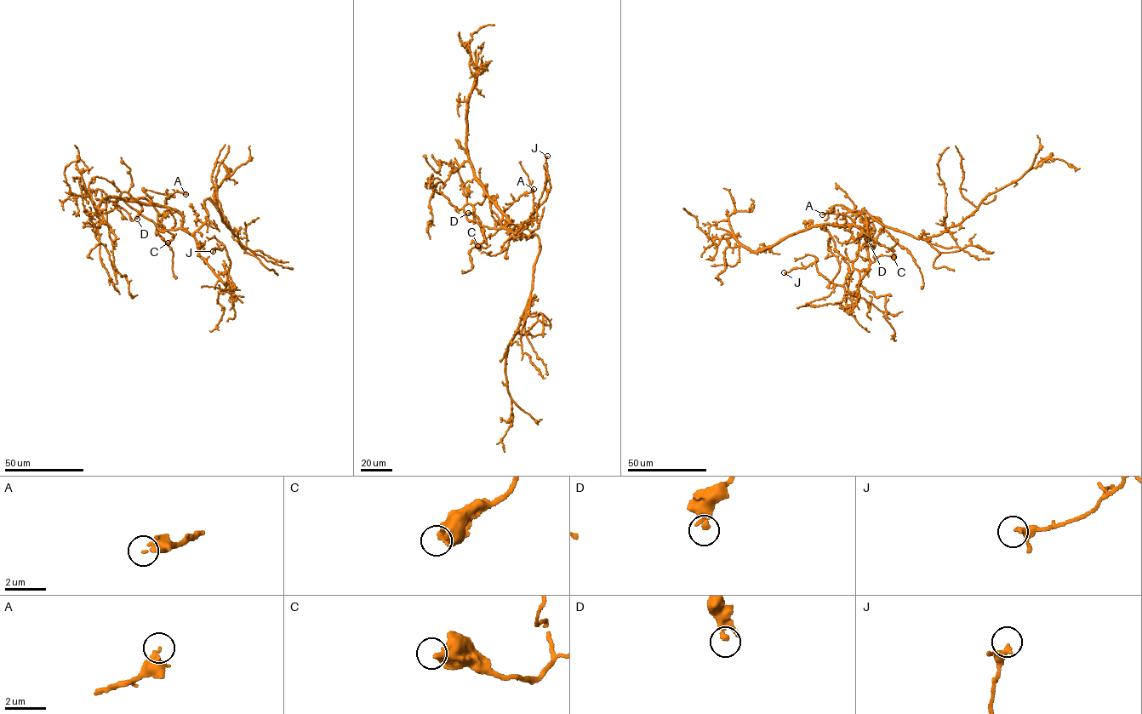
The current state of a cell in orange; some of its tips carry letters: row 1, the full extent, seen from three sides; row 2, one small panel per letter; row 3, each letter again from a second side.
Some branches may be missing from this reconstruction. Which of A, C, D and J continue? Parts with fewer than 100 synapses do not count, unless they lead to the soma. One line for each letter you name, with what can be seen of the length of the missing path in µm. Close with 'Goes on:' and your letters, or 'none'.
Goes on: none

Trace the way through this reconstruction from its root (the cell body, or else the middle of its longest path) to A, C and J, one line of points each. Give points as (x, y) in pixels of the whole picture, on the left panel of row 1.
A: (202, 225), (189, 234), (182, 227), (182, 216), (165, 206), (170, 194), (179, 191), (185, 194)
C: (202, 225), (192, 233), (161, 231), (122, 192), (152, 204), (161, 226), (174, 235), (168, 242)
J: (202, 225), (194, 236), (199, 254), (226, 282), (231, 264), (225, 247), (213, 251)

